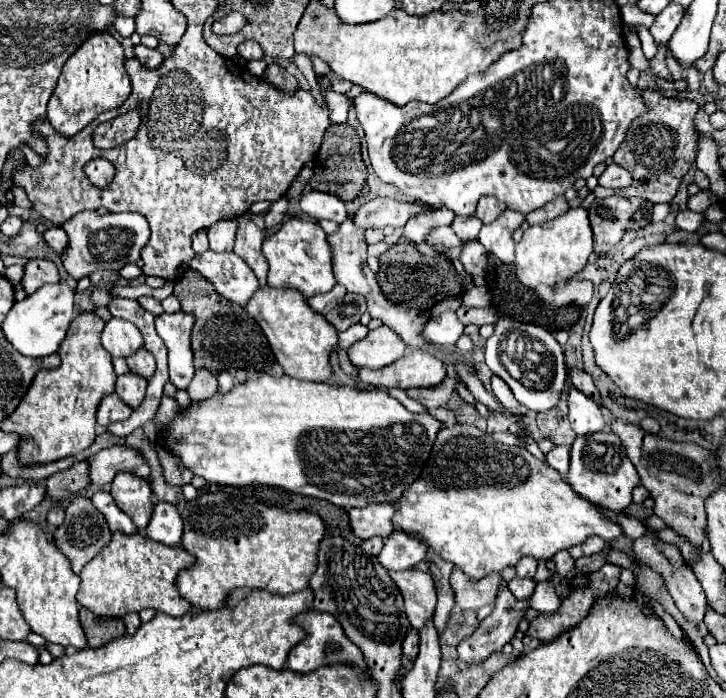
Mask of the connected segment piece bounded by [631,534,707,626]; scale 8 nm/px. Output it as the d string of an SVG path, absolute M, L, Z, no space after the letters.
M647 534L647 536L641 536L639 540L633 542L633 558L639 560L641 564L649 566L651 570L659 572L665 580L665 586L669 590L669 594L673 596L677 608L681 610L681 614L693 622L695 626L699 626L703 622L703 616L705 616L705 610L707 610L707 600L705 600L705 592L697 580L697 576L693 574L691 566L685 564L685 560L681 558L681 552L673 546L673 544L667 544L667 542L661 542L657 540L653 534Z

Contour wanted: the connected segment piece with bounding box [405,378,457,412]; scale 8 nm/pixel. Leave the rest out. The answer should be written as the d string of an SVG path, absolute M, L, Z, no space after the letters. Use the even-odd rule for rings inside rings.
M447 378L447 380L443 380L443 384L437 384L435 388L409 388L405 392L413 400L421 402L429 412L435 412L437 408L447 404L447 400L449 400L451 392L455 390L455 386L457 386L457 380Z

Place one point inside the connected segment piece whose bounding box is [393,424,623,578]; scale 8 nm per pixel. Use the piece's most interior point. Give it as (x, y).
(482, 505)

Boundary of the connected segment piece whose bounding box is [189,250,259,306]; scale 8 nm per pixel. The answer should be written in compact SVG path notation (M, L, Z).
M207 250L203 254L197 254L191 260L189 268L201 276L207 276L207 280L223 298L239 306L247 306L249 298L259 288L253 270L235 252Z

